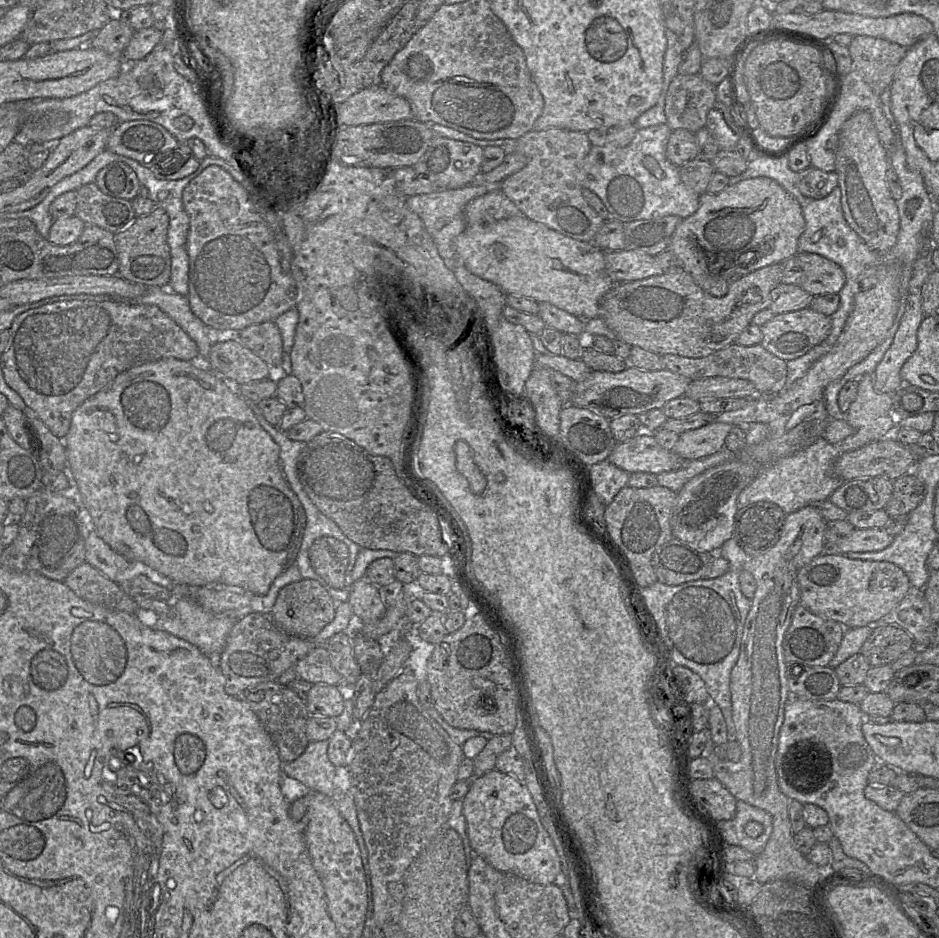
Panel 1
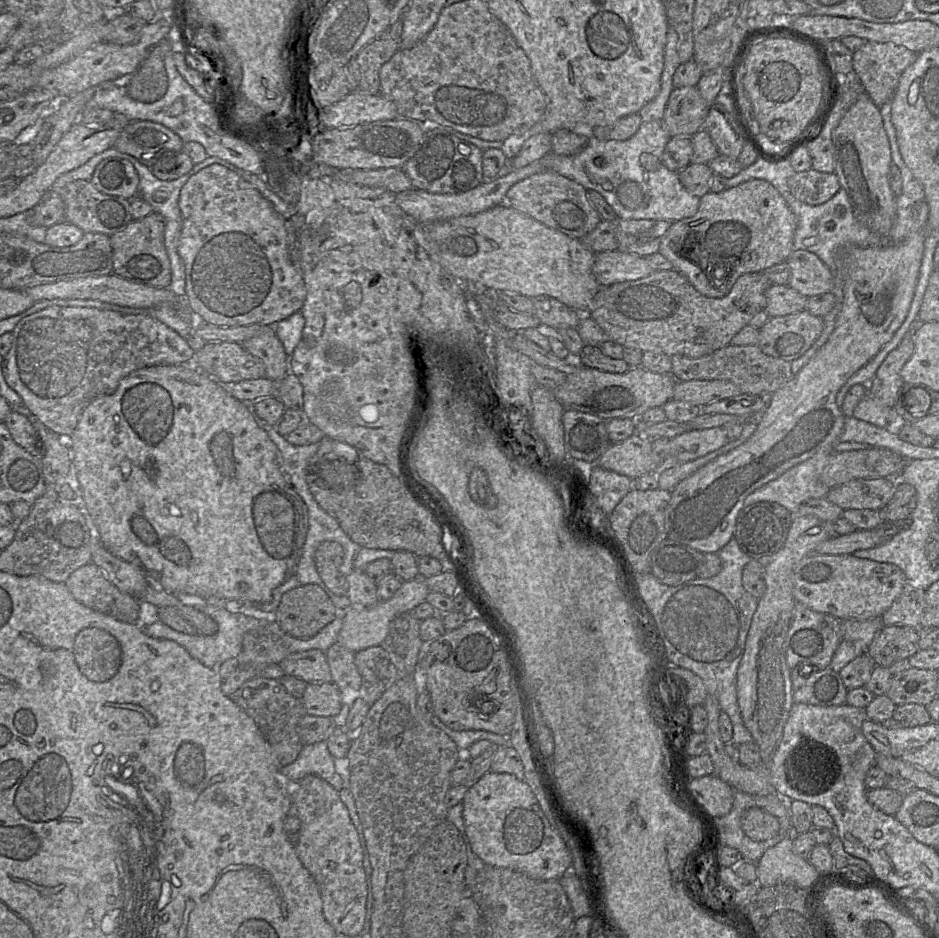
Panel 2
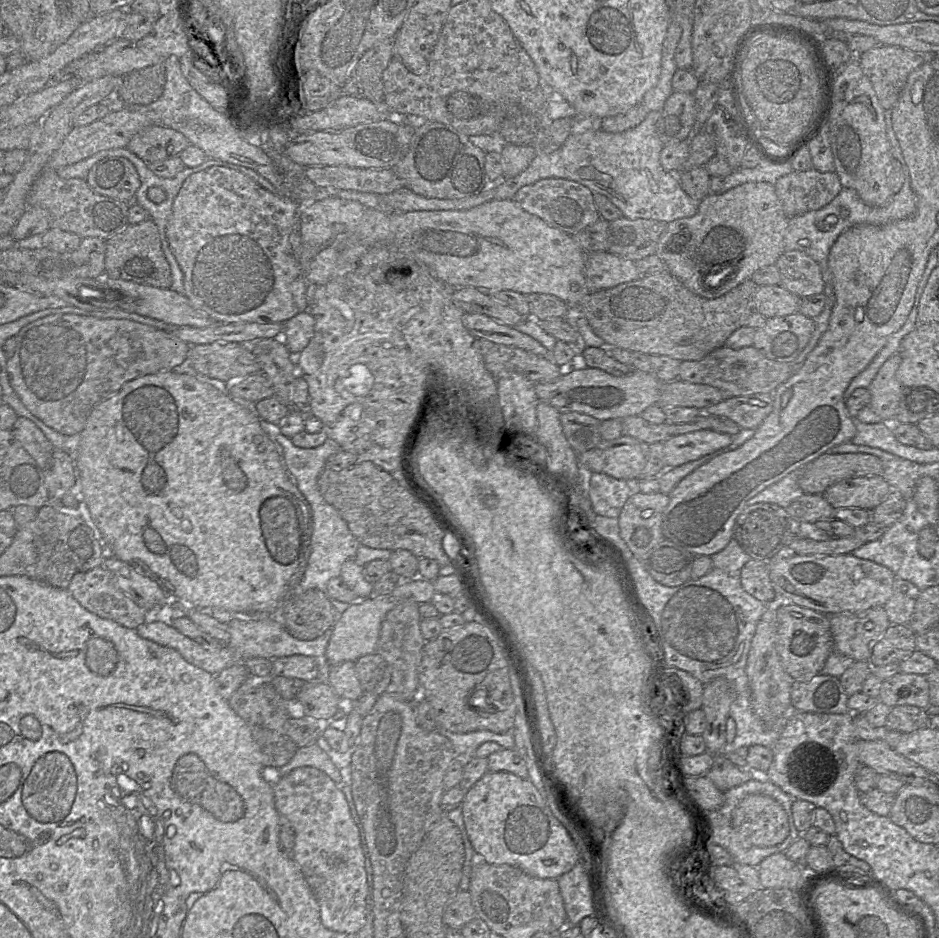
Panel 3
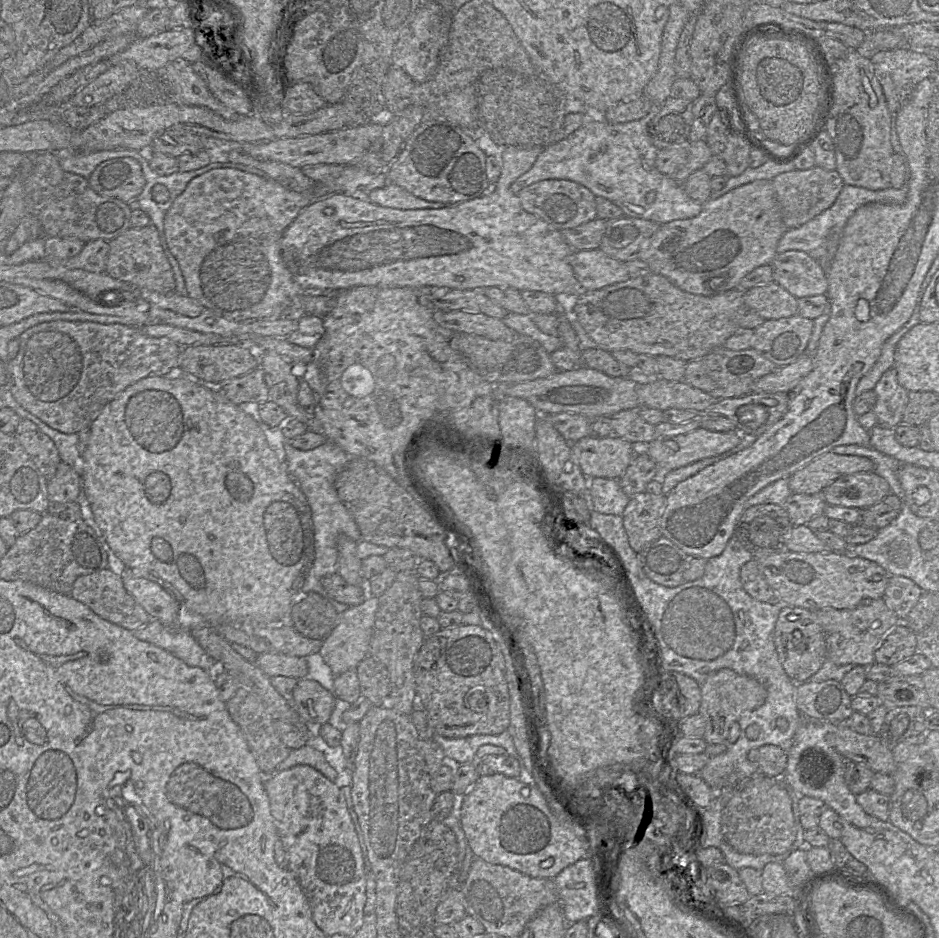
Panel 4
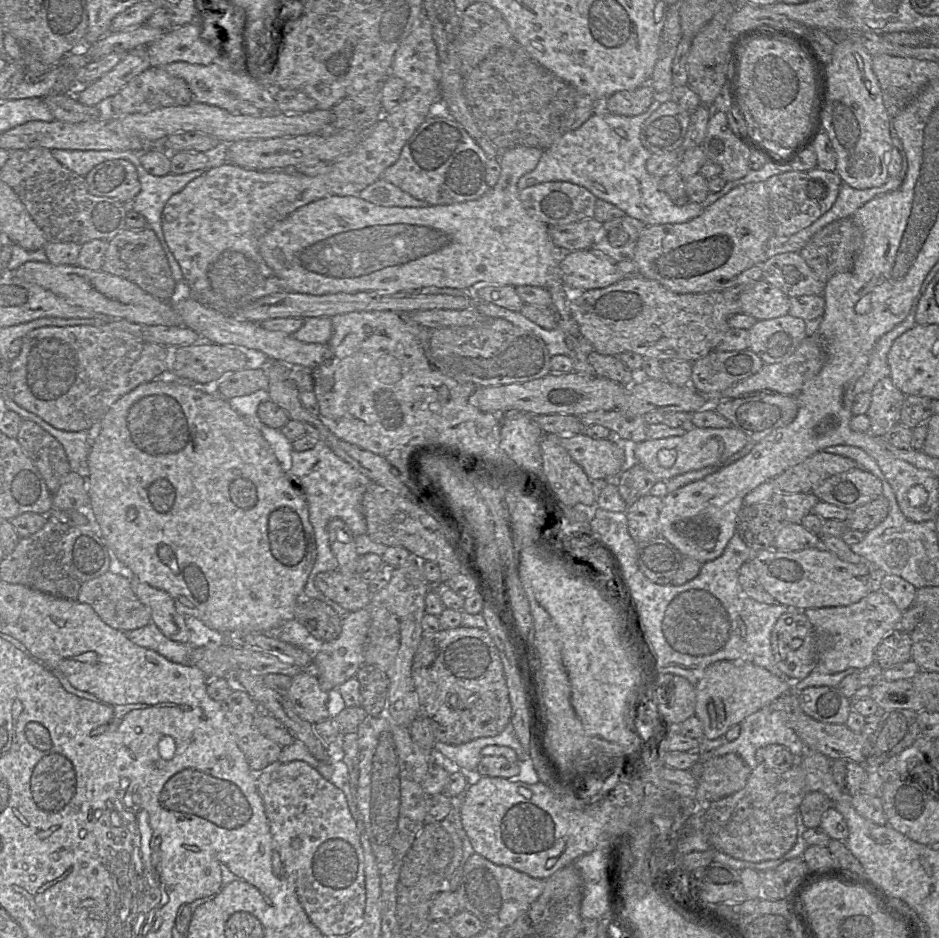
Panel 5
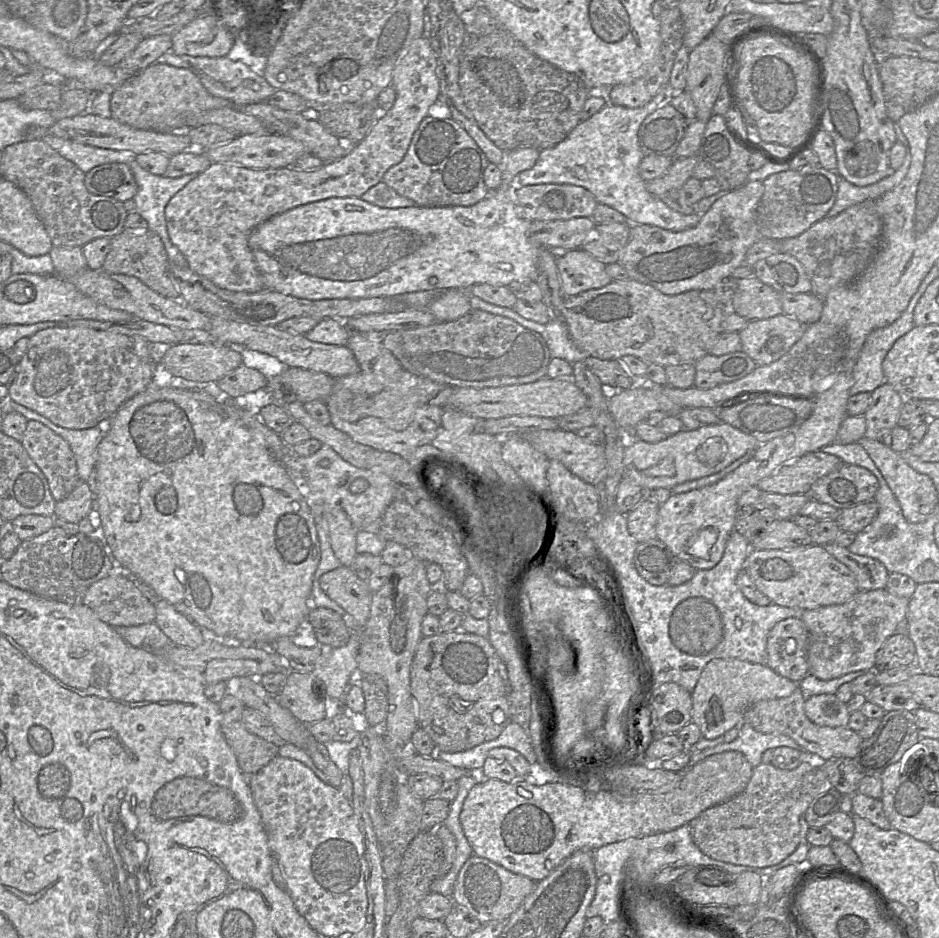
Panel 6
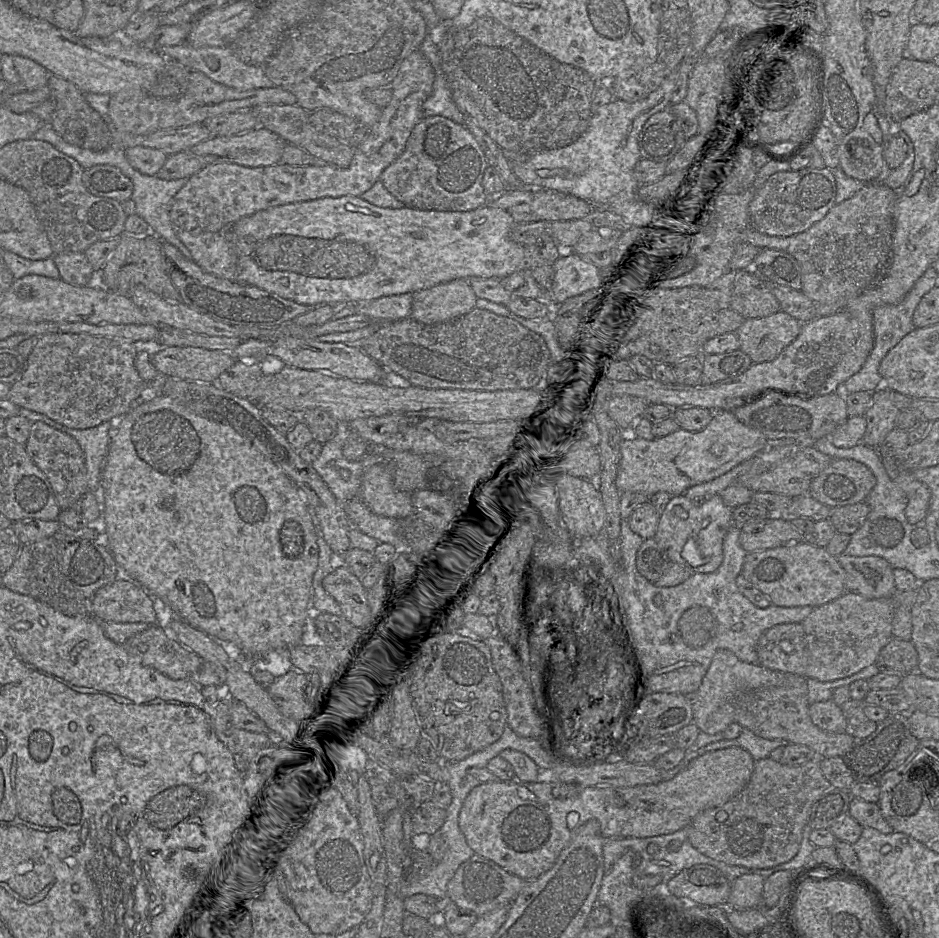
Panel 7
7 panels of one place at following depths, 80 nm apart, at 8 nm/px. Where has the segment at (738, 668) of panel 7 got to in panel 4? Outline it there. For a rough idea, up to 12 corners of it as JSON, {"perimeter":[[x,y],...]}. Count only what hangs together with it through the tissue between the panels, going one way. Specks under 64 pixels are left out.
{"perimeter":[[723,668],[701,685],[707,744],[727,741],[767,690]]}

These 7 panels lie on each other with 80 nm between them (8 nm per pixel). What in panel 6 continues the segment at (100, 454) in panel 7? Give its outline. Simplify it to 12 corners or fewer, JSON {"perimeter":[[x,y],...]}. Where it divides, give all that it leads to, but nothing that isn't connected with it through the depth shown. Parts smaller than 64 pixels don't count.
{"perimeter":[[14,401],[6,409],[37,421],[63,438],[74,454],[80,481],[95,469],[97,447],[109,431],[111,419],[92,428],[57,426]]}

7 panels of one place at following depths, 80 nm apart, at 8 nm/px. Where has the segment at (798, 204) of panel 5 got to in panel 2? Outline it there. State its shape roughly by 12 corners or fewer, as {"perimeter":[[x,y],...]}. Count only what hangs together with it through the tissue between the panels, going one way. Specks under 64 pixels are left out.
{"perimeter":[[813,168],[788,180],[791,194],[808,205],[830,200],[837,175]]}

